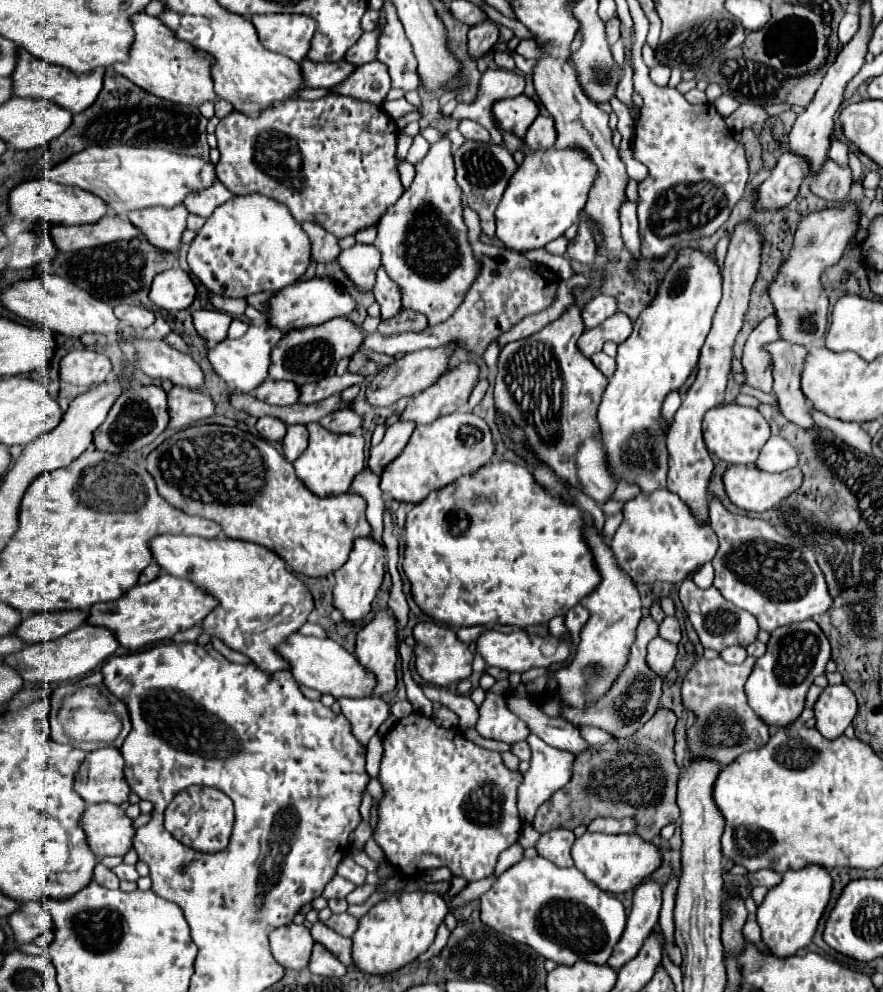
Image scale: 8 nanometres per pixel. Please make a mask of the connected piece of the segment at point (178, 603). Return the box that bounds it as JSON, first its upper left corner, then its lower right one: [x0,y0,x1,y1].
[87,571,219,651]

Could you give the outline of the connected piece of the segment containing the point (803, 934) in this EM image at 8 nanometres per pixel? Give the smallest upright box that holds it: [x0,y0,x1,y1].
[757,863,833,957]

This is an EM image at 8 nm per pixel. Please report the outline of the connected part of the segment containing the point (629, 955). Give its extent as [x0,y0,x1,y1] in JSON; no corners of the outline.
[607,879,661,971]

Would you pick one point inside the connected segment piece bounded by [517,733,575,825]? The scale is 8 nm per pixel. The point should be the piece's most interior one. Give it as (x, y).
(550, 769)

